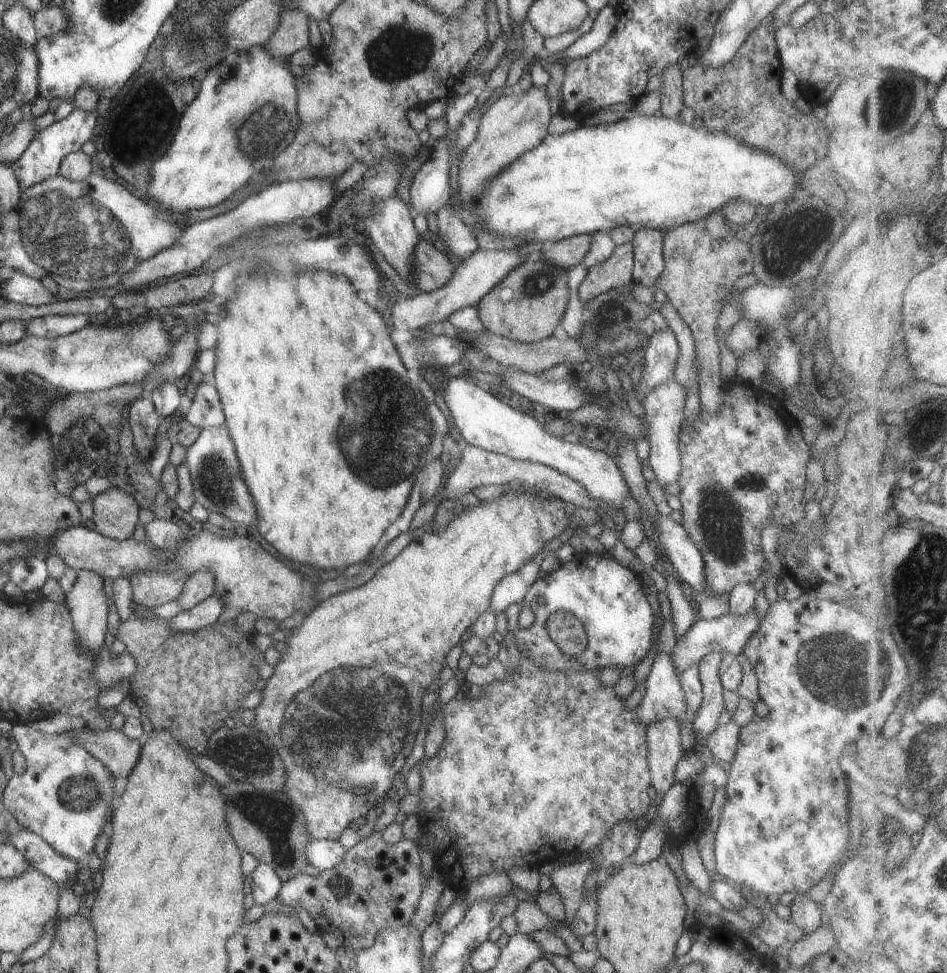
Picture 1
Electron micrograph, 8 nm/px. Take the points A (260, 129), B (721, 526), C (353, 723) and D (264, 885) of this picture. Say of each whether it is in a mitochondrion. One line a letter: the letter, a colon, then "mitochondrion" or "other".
A: mitochondrion
B: mitochondrion
C: mitochondrion
D: other

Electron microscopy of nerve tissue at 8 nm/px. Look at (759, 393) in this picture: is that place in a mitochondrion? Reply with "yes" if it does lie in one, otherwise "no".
no

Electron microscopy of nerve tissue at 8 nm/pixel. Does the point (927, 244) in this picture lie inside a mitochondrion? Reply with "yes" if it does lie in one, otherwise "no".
no

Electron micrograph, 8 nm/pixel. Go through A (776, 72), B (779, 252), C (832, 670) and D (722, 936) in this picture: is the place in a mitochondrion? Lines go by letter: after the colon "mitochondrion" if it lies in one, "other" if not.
A: other
B: mitochondrion
C: mitochondrion
D: other

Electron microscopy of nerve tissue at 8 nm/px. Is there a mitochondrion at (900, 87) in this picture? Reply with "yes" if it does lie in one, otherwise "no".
yes

